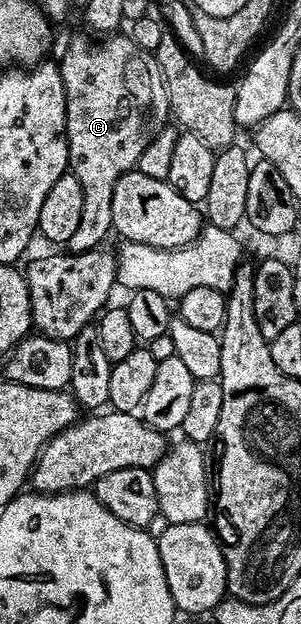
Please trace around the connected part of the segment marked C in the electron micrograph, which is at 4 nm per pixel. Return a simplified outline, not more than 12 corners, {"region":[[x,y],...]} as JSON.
{"region":[[129,35],[59,57],[71,253],[114,232],[111,195],[166,128],[156,56]]}

